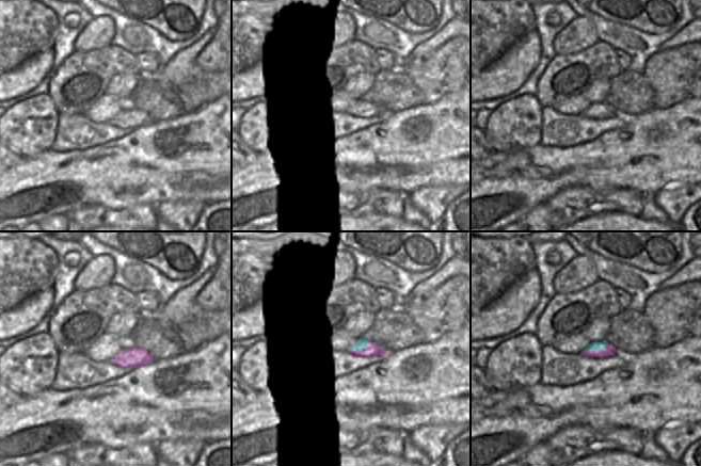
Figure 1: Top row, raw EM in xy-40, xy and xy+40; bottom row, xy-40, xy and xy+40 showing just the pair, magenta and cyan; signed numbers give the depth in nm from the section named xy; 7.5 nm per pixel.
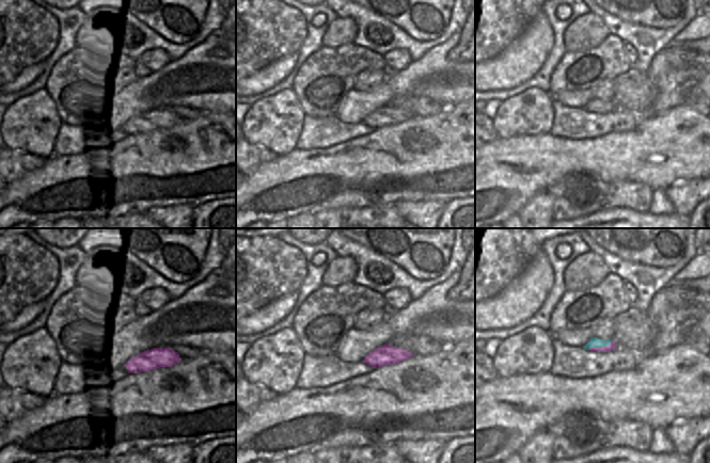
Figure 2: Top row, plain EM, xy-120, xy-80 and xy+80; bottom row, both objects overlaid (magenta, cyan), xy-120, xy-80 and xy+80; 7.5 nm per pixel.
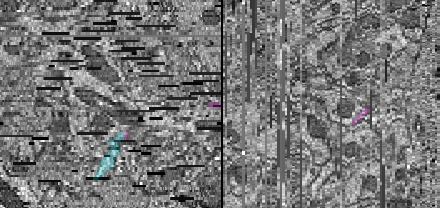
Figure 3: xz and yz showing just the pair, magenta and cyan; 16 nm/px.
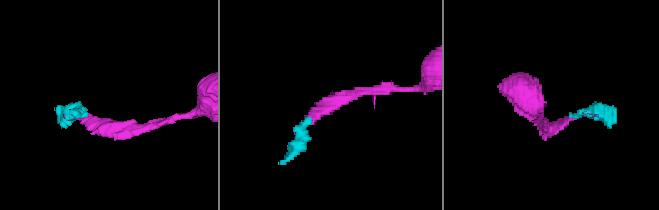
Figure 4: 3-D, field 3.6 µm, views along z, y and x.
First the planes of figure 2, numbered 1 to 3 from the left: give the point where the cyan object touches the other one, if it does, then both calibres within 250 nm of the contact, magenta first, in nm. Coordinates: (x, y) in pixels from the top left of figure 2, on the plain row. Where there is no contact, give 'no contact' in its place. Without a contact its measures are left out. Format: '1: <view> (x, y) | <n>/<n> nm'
1: no contact
2: no contact
3: xy+80 (601, 109) | 50/80 nm

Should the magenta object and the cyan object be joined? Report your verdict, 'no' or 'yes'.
no

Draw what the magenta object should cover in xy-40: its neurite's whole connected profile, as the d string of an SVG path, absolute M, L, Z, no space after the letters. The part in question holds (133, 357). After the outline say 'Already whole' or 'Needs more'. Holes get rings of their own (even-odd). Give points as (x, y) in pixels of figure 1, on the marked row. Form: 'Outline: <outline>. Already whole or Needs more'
Outline: M133 347L131 349L123 349L120 351L111 360L112 364L121 366L123 368L138 368L144 366L154 358L152 355L144 349Z. Already whole.

